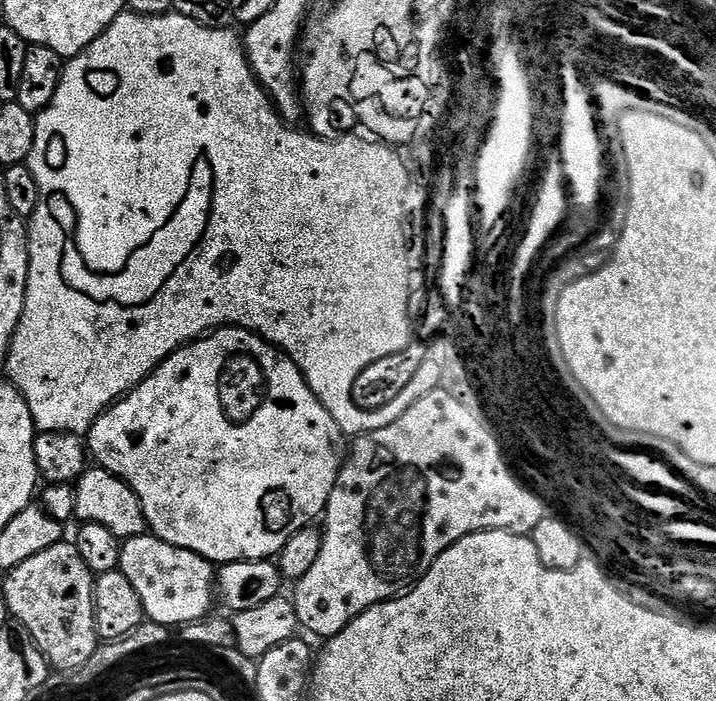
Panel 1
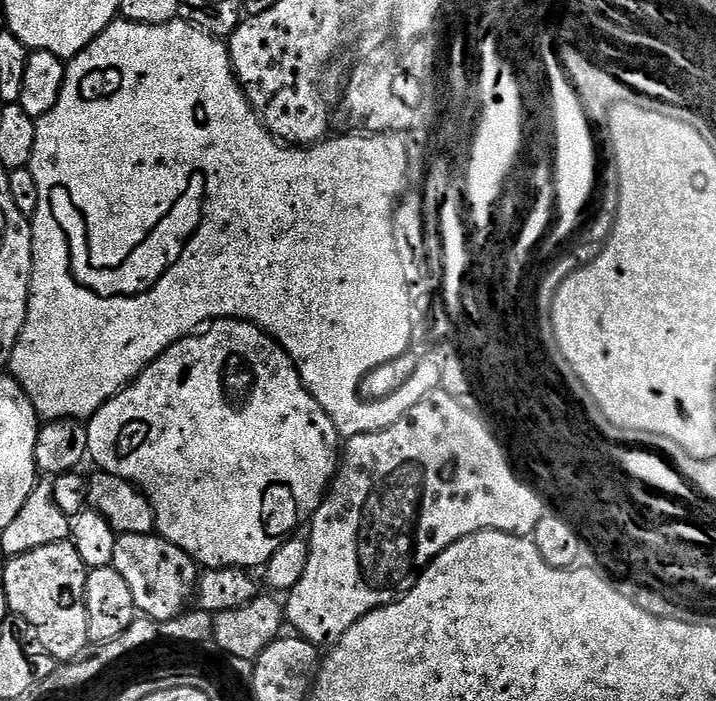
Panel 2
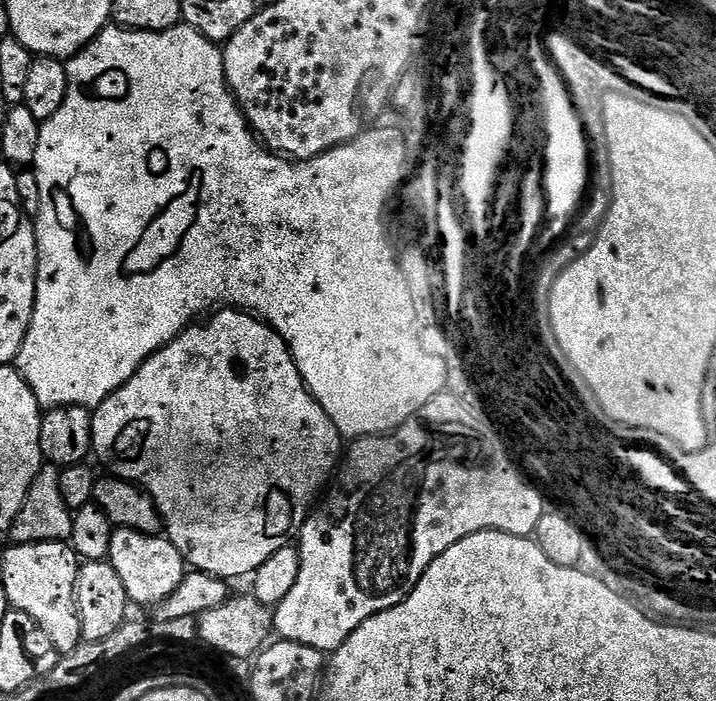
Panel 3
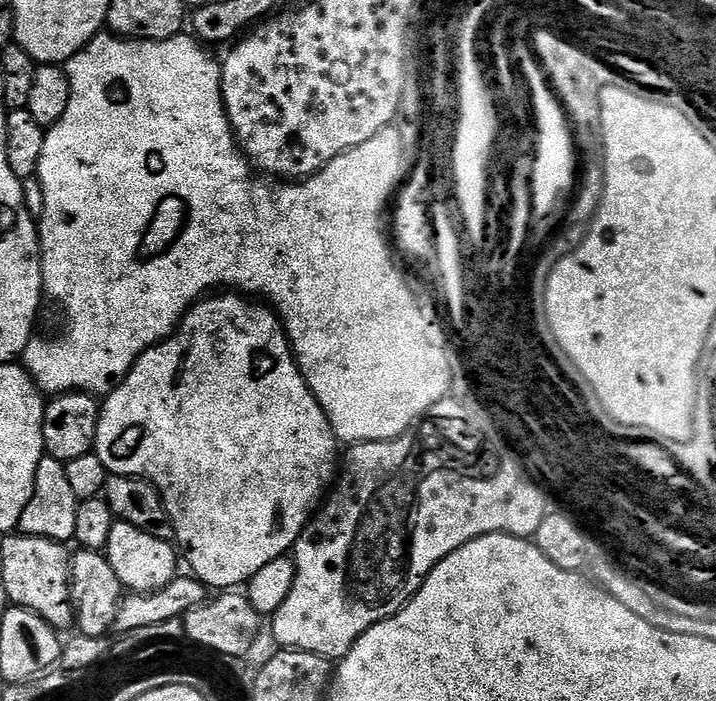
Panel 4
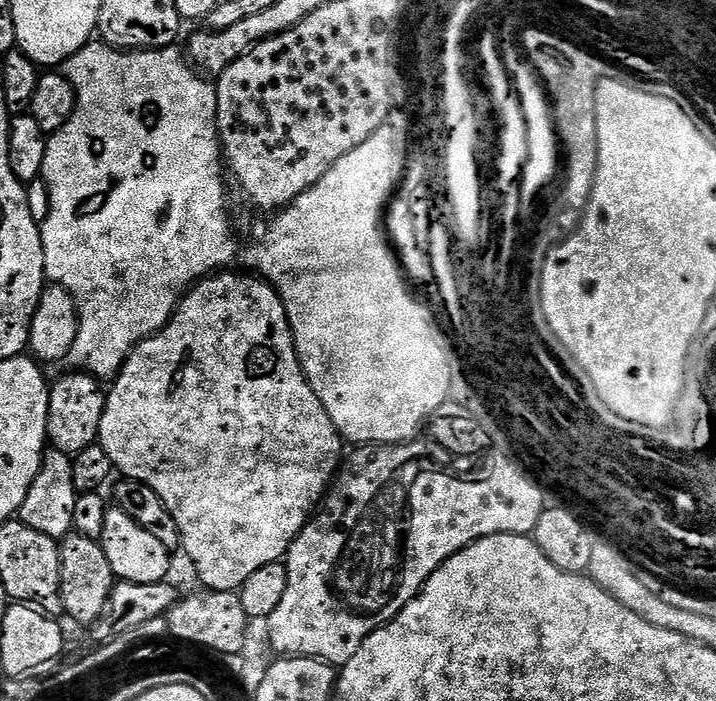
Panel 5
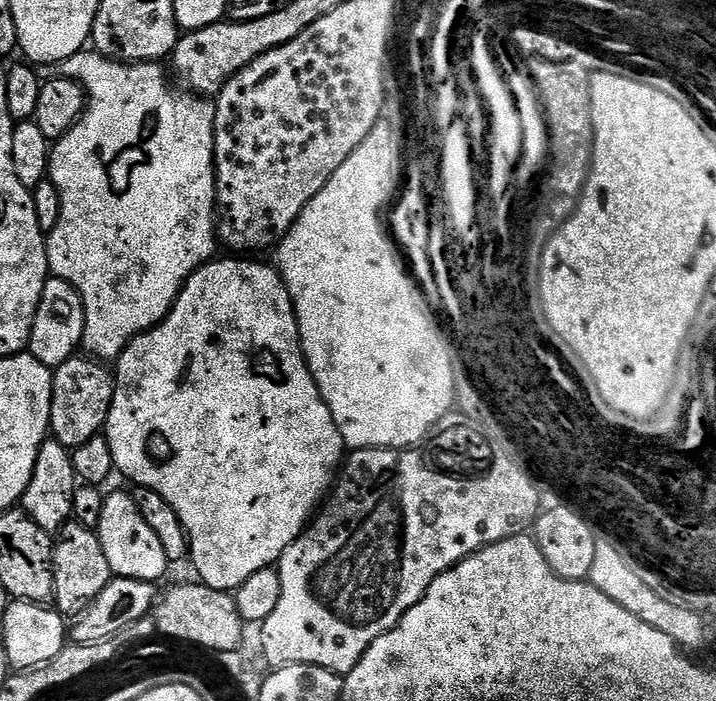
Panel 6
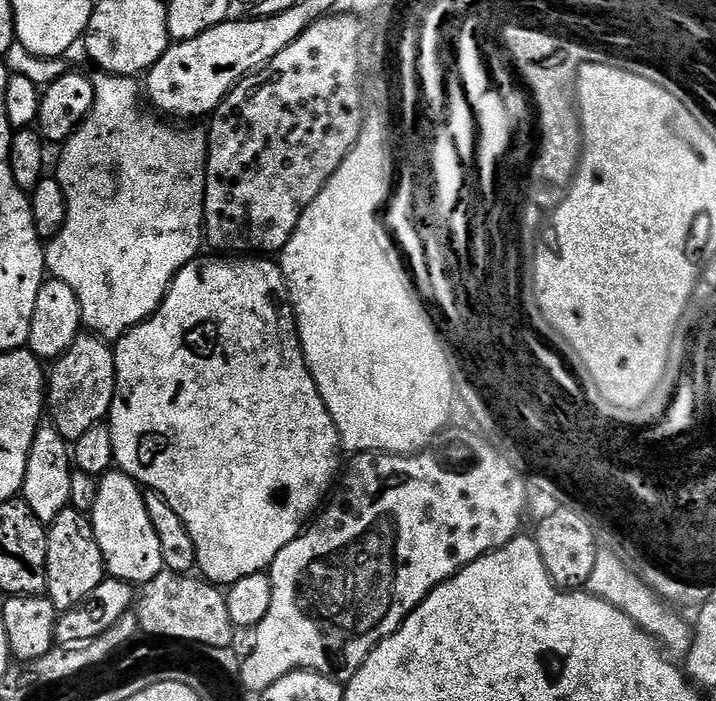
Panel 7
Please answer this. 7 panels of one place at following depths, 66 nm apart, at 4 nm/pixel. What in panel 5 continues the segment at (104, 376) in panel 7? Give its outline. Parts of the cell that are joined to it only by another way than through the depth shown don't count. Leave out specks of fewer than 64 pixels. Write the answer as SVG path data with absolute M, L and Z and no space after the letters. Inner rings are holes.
M72 370L69 373L69 376L64 376L61 380L51 381L48 390L46 434L48 444L55 451L74 457L86 450L86 446L99 441L106 396L102 388L100 392L101 381L97 377L83 370Z

